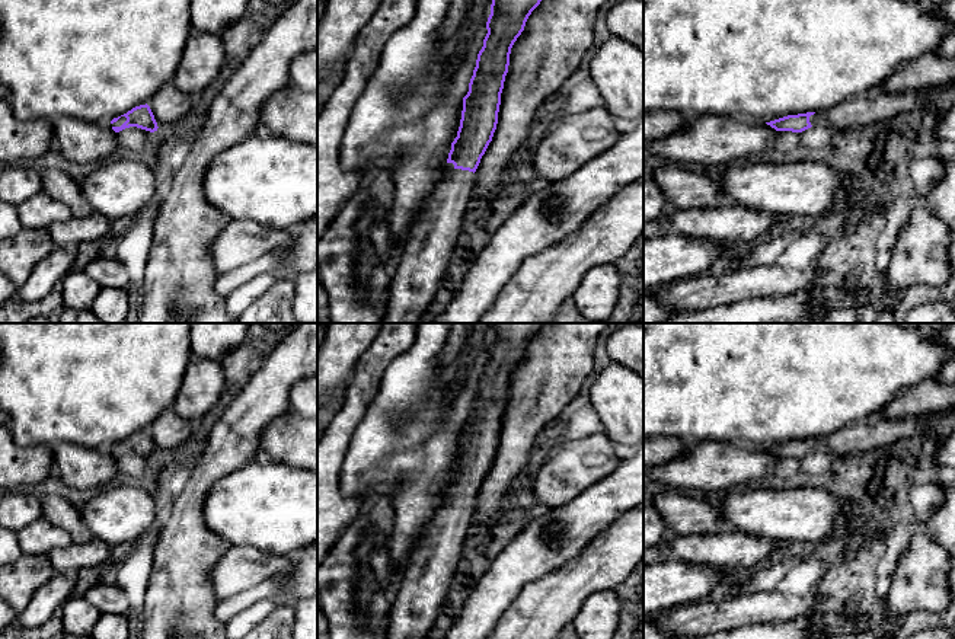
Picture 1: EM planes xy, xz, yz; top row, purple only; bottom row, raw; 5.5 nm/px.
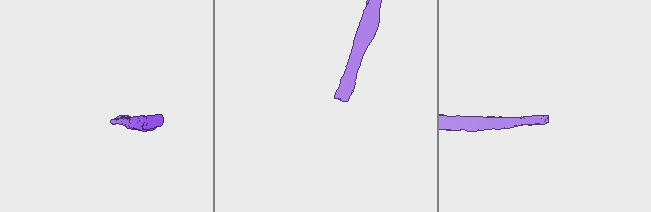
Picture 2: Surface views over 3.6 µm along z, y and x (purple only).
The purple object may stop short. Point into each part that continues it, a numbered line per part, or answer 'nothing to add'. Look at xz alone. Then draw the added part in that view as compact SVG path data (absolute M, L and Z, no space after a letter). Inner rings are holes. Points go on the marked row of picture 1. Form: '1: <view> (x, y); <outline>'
1: xz (427, 255); M447 163L440 182L427 198L396 262L381 323L419 323L435 301L453 263L463 223L470 217L476 176Z

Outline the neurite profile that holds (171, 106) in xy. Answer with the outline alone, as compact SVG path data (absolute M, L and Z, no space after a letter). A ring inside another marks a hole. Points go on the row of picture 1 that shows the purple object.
M173 82L163 84L147 103L159 128L179 128L195 112L195 99Z

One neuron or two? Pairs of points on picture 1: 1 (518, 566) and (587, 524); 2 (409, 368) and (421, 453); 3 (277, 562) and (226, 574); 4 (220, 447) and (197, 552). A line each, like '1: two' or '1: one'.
1: one
2: one
3: one
4: one

